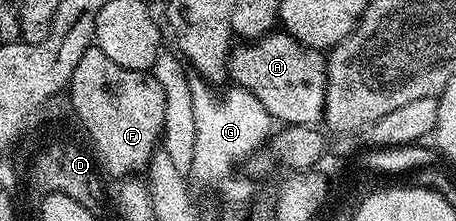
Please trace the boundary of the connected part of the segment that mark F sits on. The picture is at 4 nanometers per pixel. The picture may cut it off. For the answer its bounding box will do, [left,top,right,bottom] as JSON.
[73,47,165,174]

